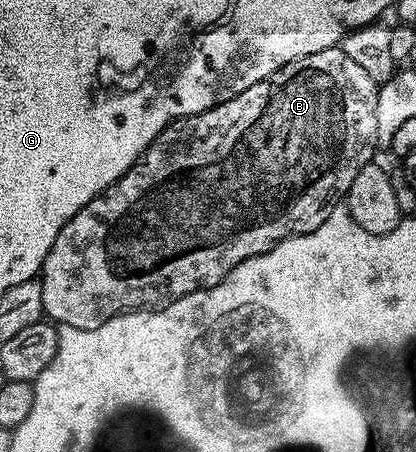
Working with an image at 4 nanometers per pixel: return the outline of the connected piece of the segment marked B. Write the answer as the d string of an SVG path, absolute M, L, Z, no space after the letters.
M342 47L326 48L325 50L317 50L317 54L305 54L305 58L297 58L293 62L289 62L285 66L281 66L281 70L277 70L269 78L265 78L261 82L257 82L253 86L249 86L249 90L245 90L241 94L237 94L232 100L221 102L217 106L213 106L209 110L205 110L196 116L183 116L180 120L172 120L167 125L166 130L155 139L147 149L143 151L143 155L139 157L136 164L128 170L120 180L113 182L110 188L106 188L102 194L95 196L87 203L77 214L73 214L73 218L69 218L69 222L65 222L65 226L61 230L61 234L57 234L57 242L53 242L53 246L49 250L49 254L45 258L41 269L41 302L43 303L43 314L48 321L54 322L59 326L76 328L77 330L93 330L97 326L101 326L109 318L119 316L123 312L132 310L158 310L167 304L172 304L177 298L181 298L185 294L193 294L202 288L212 288L217 286L217 282L221 282L229 275L233 269L241 262L245 262L254 256L260 256L268 252L274 244L278 244L281 240L286 240L288 236L300 236L306 232L317 230L317 226L321 226L321 222L325 222L325 218L329 218L331 211L346 197L349 186L353 186L353 178L357 178L357 174L366 164L372 163L376 159L375 148L380 147L379 142L379 123L377 122L377 98L379 97L379 85L375 83L373 78L369 78L369 74L365 74L365 70L361 66L357 66L357 62L353 62L353 58L349 58L349 54L345 54Z

